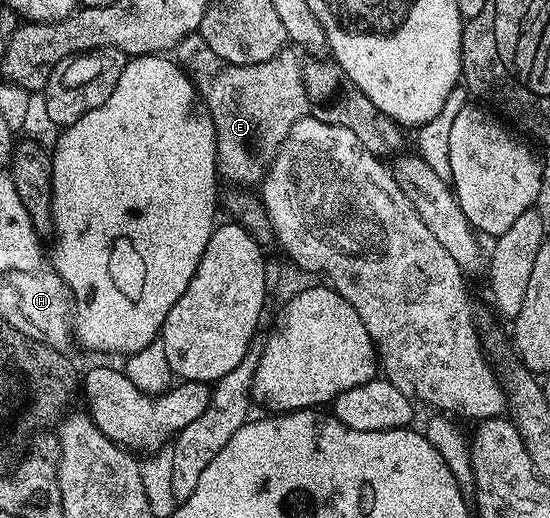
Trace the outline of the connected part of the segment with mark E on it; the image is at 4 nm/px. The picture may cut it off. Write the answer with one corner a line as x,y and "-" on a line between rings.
198,34
187,36
181,44
176,45
174,49
174,59
181,68
187,72
188,77
192,79
196,86
197,93
201,100
208,108
208,113
212,115
214,122
214,130
216,131
216,159
219,164
218,172
221,177
224,176
228,180
233,180
236,186
256,186
267,176
269,168
272,167
272,160
278,154
278,150
282,146
282,142
286,142
286,134
290,134
290,130
294,126
294,122
298,122
302,117
309,115
310,101
306,94
306,86
304,85
304,70
302,67
301,57
296,57
289,50
281,51
279,56
275,56
272,60
266,62
258,62
257,64
231,64
222,58
218,58
218,54
214,54
214,50
210,50
210,46
206,46
206,42

